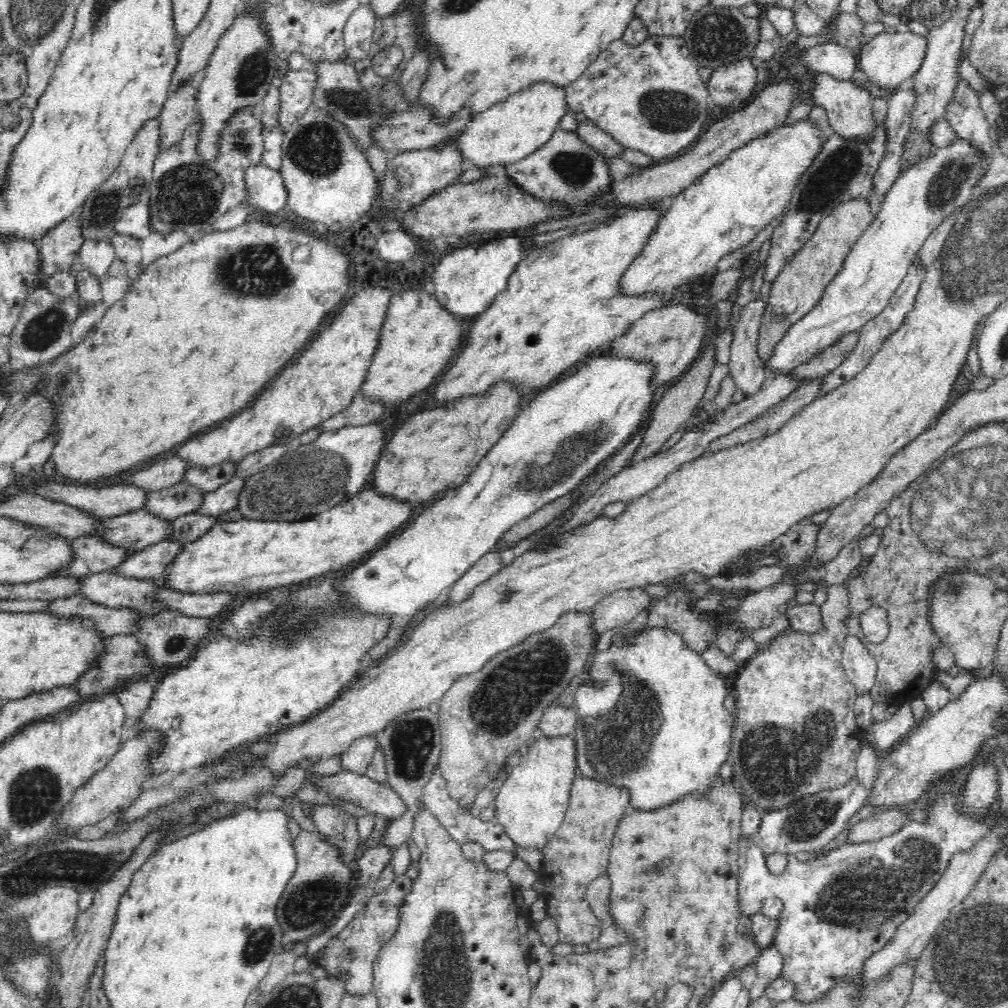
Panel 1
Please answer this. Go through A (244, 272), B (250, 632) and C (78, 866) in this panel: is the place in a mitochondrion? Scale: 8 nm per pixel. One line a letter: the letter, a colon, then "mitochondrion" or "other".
A: mitochondrion
B: other
C: mitochondrion

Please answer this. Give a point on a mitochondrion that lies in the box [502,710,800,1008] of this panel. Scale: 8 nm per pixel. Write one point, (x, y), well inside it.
(644, 867)

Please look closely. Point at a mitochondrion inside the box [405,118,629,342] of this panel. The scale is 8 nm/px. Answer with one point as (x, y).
(575, 168)

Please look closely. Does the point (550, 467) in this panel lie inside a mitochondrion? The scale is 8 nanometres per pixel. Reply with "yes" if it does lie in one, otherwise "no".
yes

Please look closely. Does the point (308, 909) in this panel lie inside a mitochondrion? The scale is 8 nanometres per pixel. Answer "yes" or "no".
yes

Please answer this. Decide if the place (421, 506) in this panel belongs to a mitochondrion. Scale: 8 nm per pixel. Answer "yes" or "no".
no

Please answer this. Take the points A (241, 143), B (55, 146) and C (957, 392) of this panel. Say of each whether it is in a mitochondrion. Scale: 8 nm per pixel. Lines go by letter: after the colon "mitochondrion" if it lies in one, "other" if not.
A: mitochondrion
B: other
C: other

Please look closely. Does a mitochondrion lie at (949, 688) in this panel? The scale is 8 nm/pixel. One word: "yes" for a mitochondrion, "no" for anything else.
no

